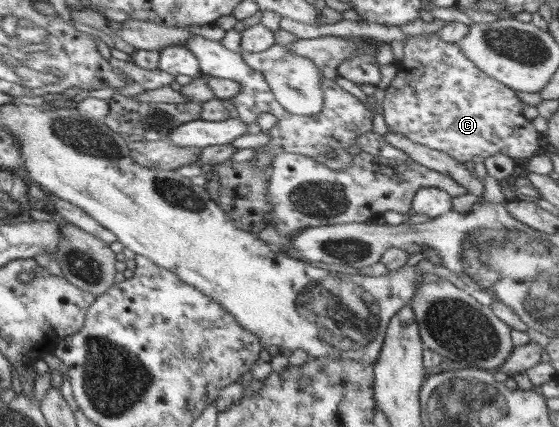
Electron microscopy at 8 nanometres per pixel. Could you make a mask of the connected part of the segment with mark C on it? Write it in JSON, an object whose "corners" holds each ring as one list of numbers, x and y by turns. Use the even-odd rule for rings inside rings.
{"corners":[[419,34,412,36,404,44,404,57,402,60,395,62,398,73,396,73,396,77,390,86,385,89,386,97,384,97,384,101,382,101,382,109,384,110,383,116,384,121,388,127,388,131,390,133,398,133,398,135,402,135,402,137,406,137,406,139,412,143,416,143,416,145,422,145,424,147,428,147,430,149,434,149,454,158,454,160,462,162,463,164,466,161,472,161,474,163,482,163,490,156,498,155,506,155,508,157,512,157,515,159,526,159,531,158,533,155,537,155,541,152,540,145,542,143,541,137,536,129,532,126,530,120,526,119,522,114,522,109,525,104,518,99,516,93,510,89,510,87,503,85,500,81,489,77,484,73,484,70,478,69,472,61,468,60,467,57,461,52,459,45,456,43,446,42,436,34]]}

